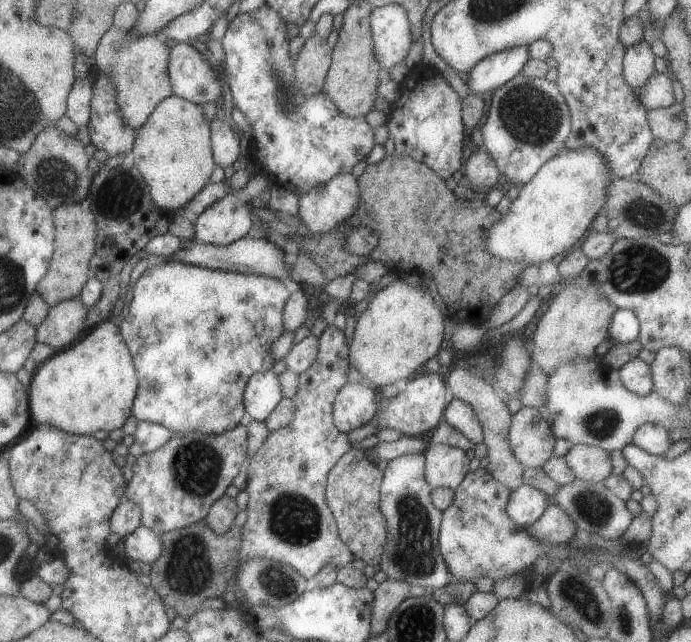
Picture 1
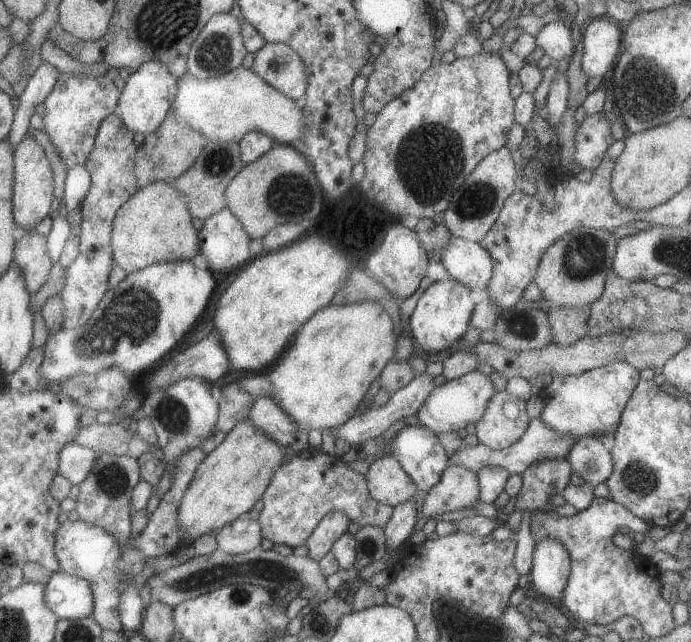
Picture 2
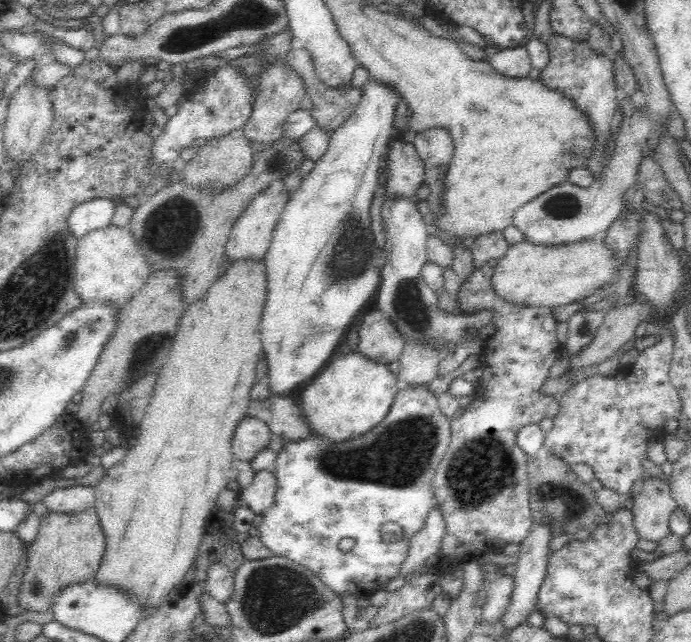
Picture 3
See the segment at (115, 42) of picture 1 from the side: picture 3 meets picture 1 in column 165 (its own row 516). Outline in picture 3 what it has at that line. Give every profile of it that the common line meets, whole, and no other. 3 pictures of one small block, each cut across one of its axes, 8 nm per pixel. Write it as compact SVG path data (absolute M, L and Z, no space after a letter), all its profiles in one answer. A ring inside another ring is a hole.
M96 508L88 511L78 512L78 514L48 514L40 520L40 528L36 538L26 544L28 567L18 587L17 605L21 612L36 612L36 614L46 614L52 611L52 598L60 592L66 590L72 584L86 584L94 577L98 571L105 549L105 536L99 525L99 518Z

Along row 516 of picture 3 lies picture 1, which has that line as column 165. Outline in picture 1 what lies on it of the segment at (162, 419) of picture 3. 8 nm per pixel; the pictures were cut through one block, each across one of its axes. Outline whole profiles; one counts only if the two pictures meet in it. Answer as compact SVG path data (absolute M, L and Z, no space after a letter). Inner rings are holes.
M173 94L164 98L135 132L129 159L148 184L149 194L155 205L171 214L173 210L183 206L207 185L211 171L216 167L210 145L210 122L205 119L201 105Z

